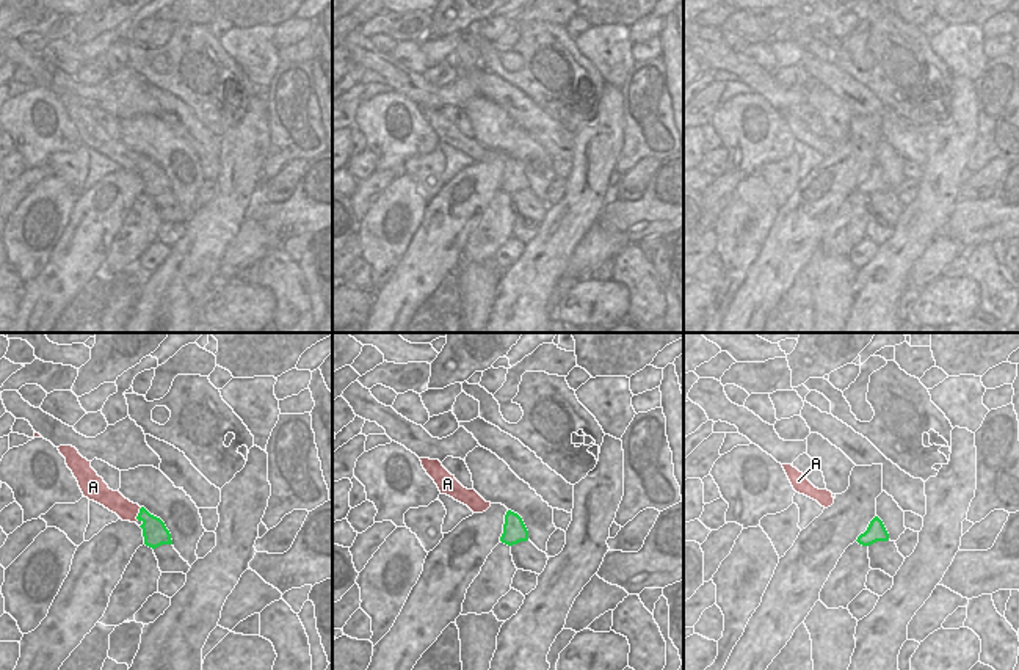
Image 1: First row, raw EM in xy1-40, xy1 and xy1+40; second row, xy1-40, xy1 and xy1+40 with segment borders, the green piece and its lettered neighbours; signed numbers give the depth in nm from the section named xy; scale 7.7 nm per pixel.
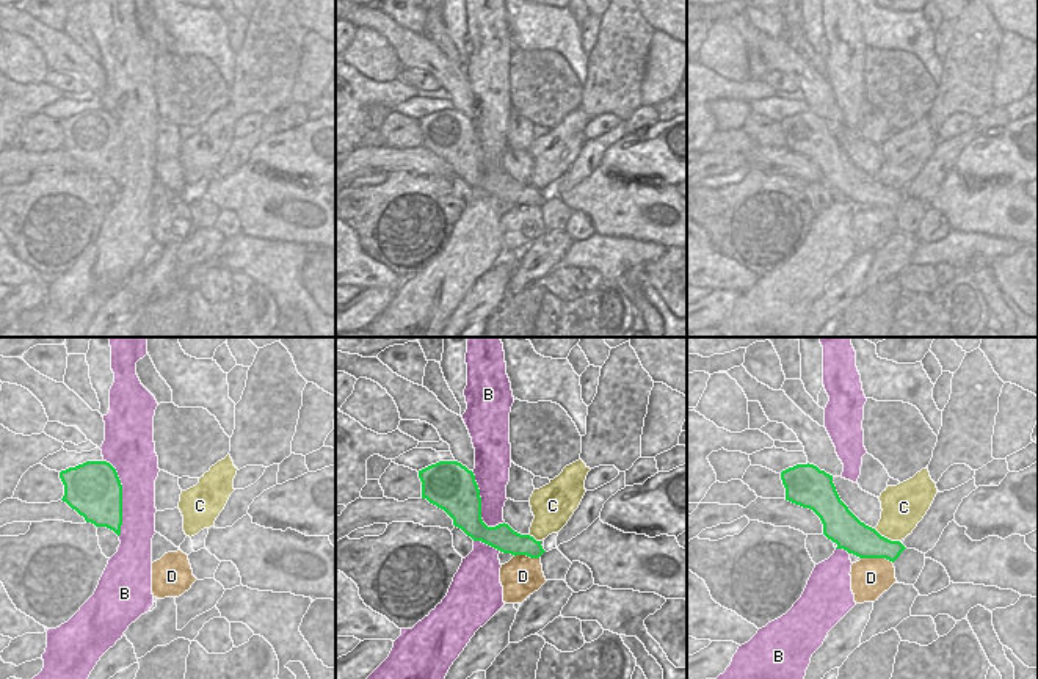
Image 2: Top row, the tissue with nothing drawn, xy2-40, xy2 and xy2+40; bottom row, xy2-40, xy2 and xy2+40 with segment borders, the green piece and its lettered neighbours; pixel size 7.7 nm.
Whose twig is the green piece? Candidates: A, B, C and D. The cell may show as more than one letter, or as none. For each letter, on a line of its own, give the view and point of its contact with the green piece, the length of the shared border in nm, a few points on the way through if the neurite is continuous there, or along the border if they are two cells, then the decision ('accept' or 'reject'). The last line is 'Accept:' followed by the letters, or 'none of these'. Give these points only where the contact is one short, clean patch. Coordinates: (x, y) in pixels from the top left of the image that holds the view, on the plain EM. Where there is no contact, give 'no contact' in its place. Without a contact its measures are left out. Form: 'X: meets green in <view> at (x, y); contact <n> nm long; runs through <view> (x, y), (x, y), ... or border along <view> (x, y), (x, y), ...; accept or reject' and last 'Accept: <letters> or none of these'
A: meets green in xy1-40 at (138, 162); contact 110 nm long; runs through xy1-40 (155, 182), (152, 174), (138, 162), (129, 160), (113, 149); accept
B: meets green in xy2-40 at (121, 145); contact 600 nm long; reject
C: meets green in xy2+40 at (886, 187); contact 220 nm long; border along xy2+40 (874, 177), (899, 190); reject
D: meets green in xy2+40 at (877, 206); contact 260 nm long; border along xy2+40 (861, 206), (885, 206), (892, 212); reject
Accept: A

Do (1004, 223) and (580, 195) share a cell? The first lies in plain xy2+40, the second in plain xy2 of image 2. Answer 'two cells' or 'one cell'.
one cell

